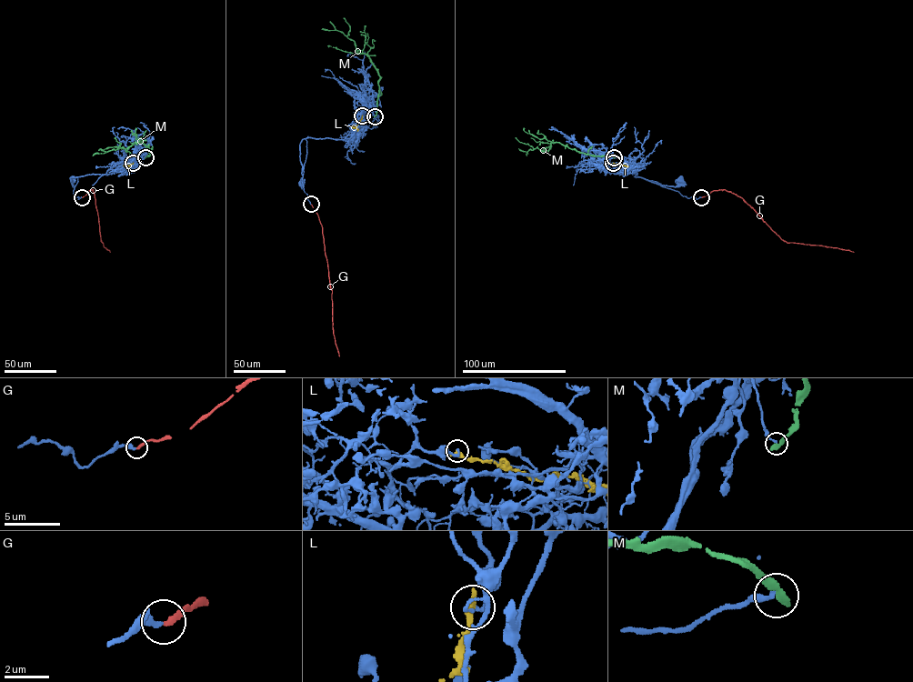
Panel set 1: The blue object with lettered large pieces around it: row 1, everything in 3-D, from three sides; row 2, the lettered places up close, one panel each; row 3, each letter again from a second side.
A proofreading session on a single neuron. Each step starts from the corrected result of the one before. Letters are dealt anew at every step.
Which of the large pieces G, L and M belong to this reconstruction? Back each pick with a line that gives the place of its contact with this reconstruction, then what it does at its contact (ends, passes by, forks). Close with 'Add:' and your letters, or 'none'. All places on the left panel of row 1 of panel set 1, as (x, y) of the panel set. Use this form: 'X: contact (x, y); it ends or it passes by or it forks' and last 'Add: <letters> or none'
G: contact (82, 197); it ends
Add: G

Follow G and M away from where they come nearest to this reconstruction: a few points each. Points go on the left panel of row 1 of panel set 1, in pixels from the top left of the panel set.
G: (82, 197), (93, 190), (100, 239), (110, 252)
M: (145, 157), (151, 150), (142, 142), (135, 143), (127, 150), (119, 147), (93, 155)

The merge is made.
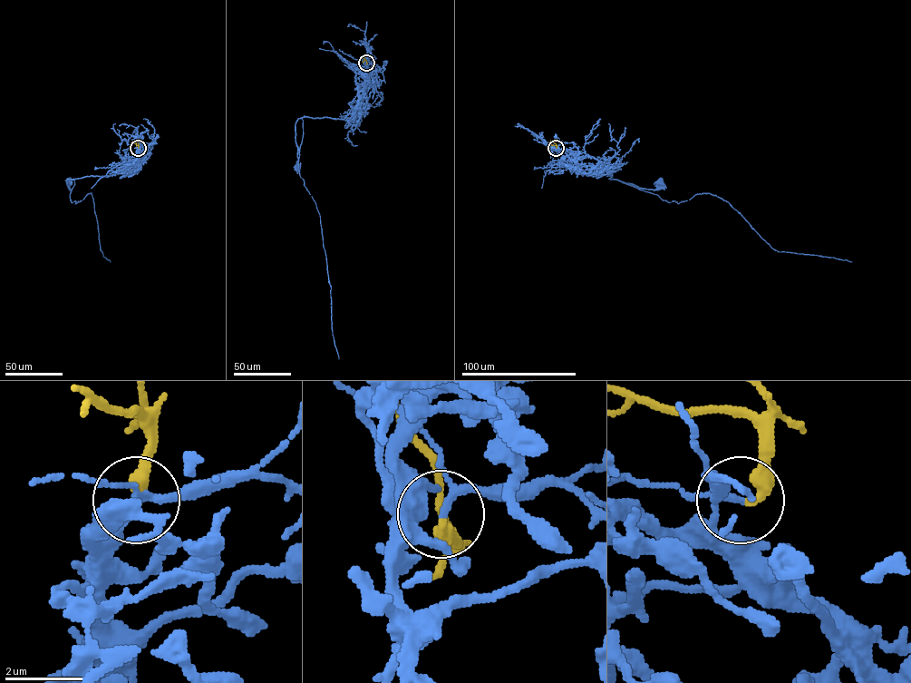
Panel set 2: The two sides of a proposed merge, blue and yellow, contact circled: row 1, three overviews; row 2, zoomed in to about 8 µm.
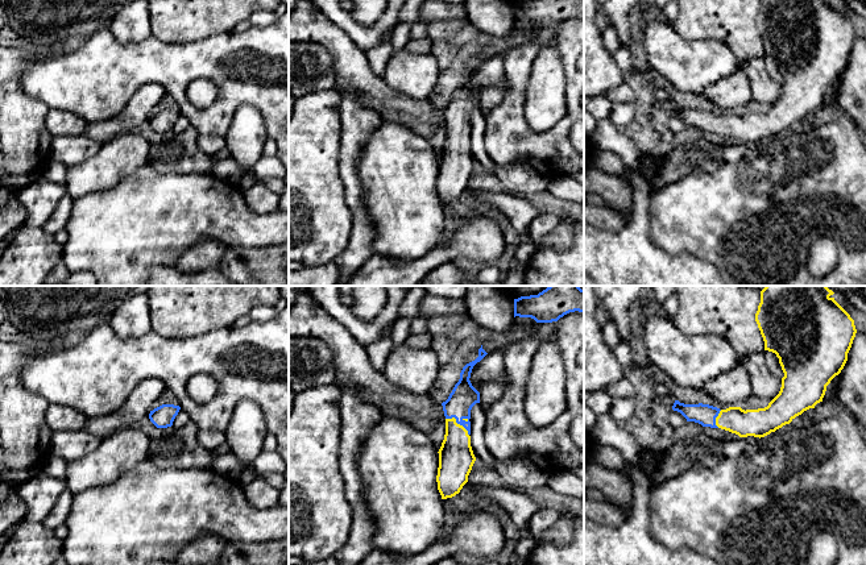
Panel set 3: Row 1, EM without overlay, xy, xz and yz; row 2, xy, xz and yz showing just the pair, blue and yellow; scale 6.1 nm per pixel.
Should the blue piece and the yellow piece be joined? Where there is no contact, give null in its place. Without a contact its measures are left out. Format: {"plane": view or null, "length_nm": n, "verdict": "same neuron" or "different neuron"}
{"plane": "xz", "length_nm": 180, "verdict": "same neuron"}

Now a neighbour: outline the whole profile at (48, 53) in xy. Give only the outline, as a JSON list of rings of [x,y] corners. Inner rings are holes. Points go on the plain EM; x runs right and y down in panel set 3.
[[[50,46],[42,47],[42,49],[34,49],[33,47],[32,50],[24,50],[24,49],[17,49],[17,50],[21,50],[30,57],[42,55],[45,61],[46,59],[55,59],[55,58],[59,58],[59,57],[67,54],[63,49],[51,49]]]

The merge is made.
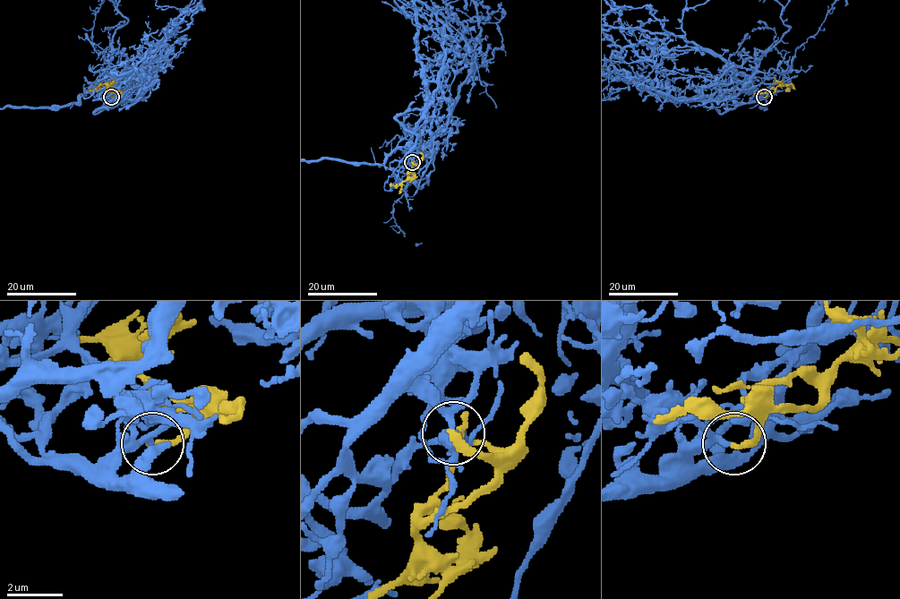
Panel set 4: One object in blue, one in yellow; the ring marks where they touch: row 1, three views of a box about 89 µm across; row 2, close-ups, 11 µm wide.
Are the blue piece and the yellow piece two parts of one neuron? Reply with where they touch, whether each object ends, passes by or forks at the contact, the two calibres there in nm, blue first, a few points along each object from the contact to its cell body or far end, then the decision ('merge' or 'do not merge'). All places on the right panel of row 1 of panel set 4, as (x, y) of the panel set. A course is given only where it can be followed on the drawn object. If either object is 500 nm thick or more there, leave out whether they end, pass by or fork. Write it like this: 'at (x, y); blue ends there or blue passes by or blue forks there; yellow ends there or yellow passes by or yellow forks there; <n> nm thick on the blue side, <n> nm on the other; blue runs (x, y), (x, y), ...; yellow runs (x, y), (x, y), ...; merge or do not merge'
at (764, 97); blue passes by; yellow ends there; 200 nm thick on the blue side, 280 nm on the other; yellow runs (764, 97), (781, 84), (787, 87), (786, 90); merge

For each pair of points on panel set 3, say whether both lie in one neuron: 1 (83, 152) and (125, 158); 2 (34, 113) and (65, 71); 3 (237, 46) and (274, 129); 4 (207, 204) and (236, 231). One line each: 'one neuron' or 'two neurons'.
1: two neurons
2: two neurons
3: one neuron
4: one neuron

